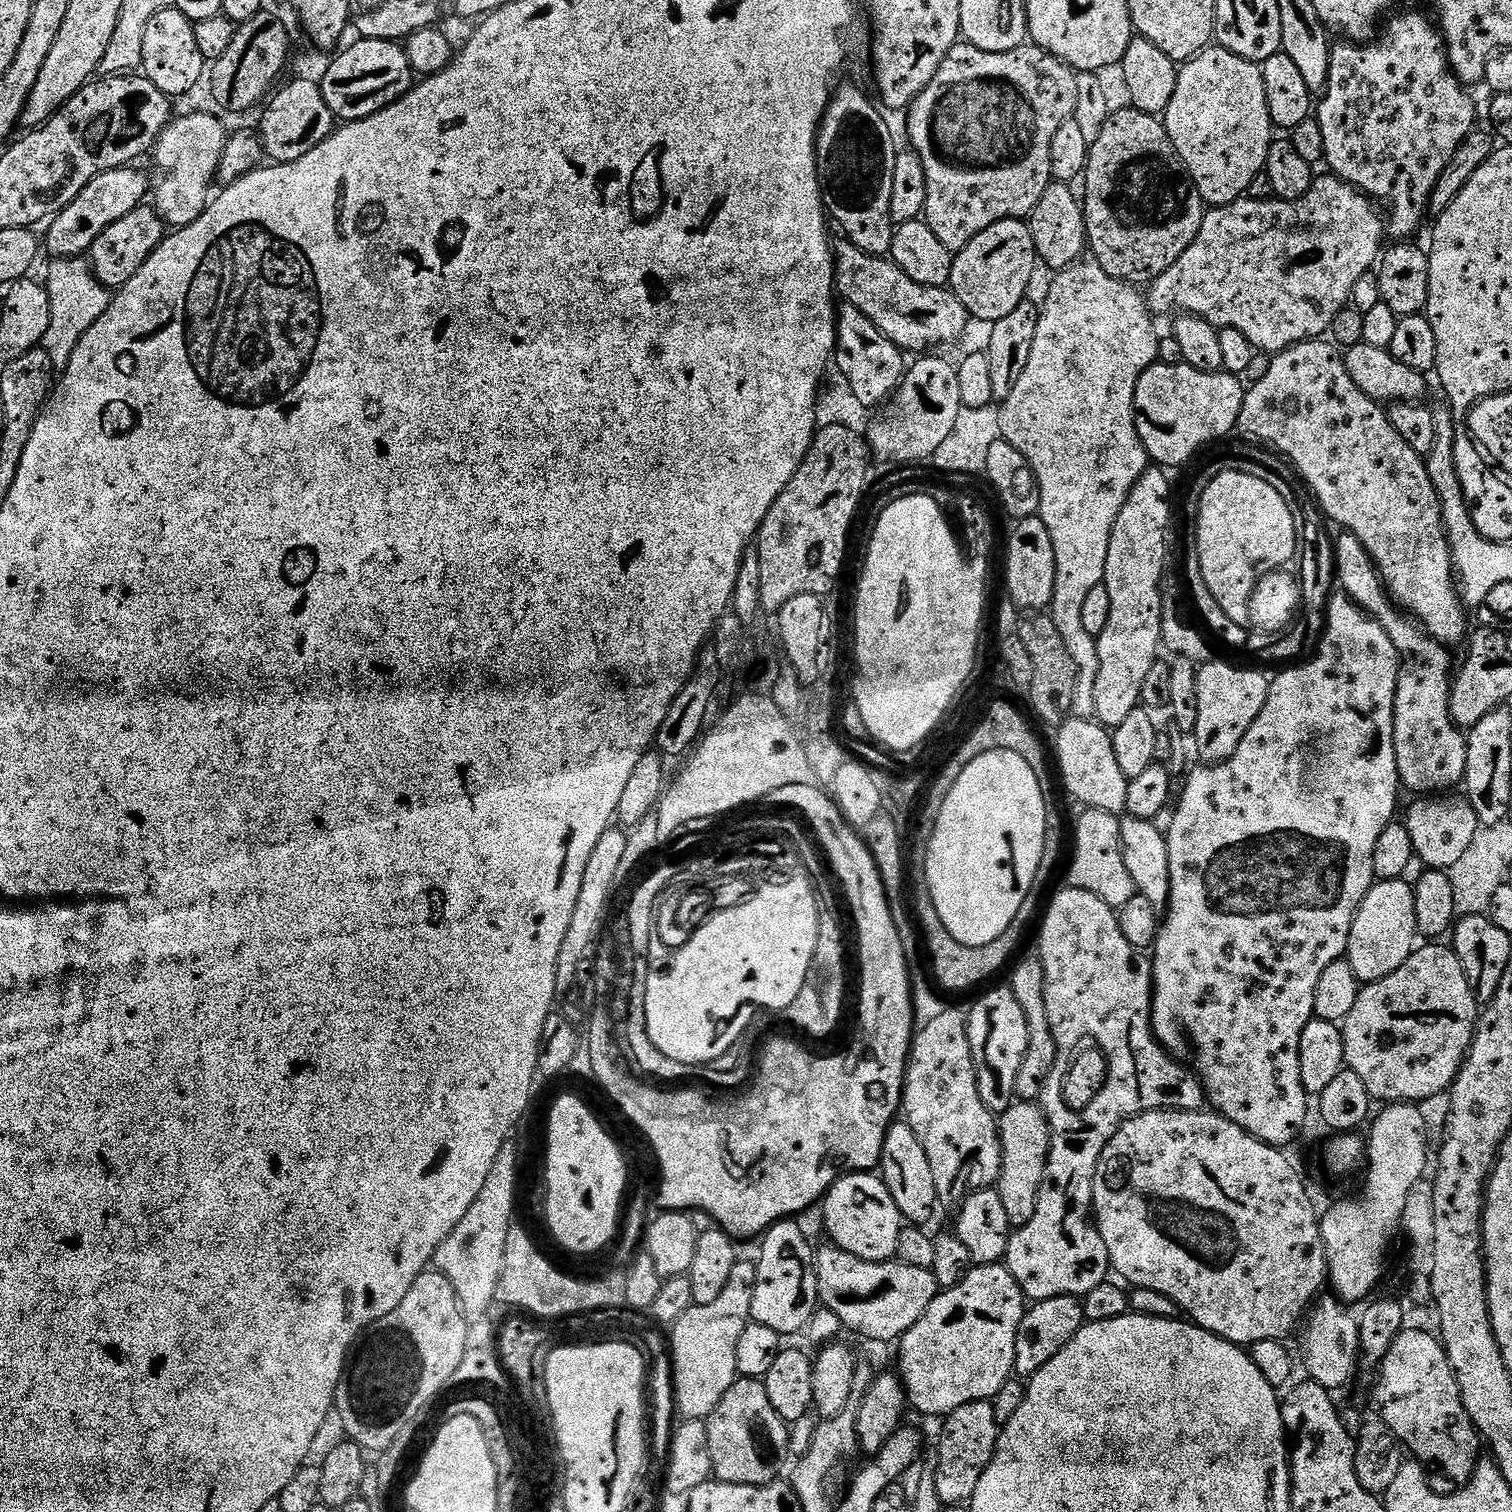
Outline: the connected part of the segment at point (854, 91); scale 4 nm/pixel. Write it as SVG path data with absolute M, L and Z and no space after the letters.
M844 84L835 89L832 93L832 99L826 111L824 111L824 120L820 123L820 135L816 138L816 161L820 167L820 183L822 191L826 197L827 203L830 205L830 216L833 221L840 223L840 228L844 231L843 235L854 246L858 246L858 250L862 250L868 256L887 257L892 251L892 243L896 237L896 229L898 227L895 220L892 219L892 199L894 198L894 170L892 169L894 160L897 155L896 140L892 137L892 128L884 121L885 113L878 107L877 101L867 96L860 88L855 88L852 84Z

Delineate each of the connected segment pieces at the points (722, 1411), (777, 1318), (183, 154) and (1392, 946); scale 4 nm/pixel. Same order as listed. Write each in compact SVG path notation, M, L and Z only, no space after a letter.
M737 1378L726 1390L722 1402L708 1417L708 1441L710 1442L710 1458L715 1479L742 1486L766 1486L781 1479L784 1459L788 1456L788 1428L789 1425L780 1417L778 1410L770 1403L770 1394L766 1394L763 1379L749 1380Z
M796 1222L772 1225L763 1233L760 1242L760 1260L755 1261L756 1285L752 1287L751 1323L770 1326L770 1330L778 1330L782 1338L788 1338L795 1332L803 1333L821 1307L814 1244L804 1237Z
M188 112L185 116L179 116L169 121L157 138L154 149L157 162L168 168L164 181L157 188L155 185L154 207L157 212L166 214L167 223L173 229L198 222L198 218L202 218L208 209L213 195L212 180L214 184L230 139L230 128L212 112Z
M1402 879L1373 883L1372 889L1360 904L1354 926L1350 930L1346 959L1356 977L1364 984L1373 984L1376 980L1394 974L1398 966L1412 957L1417 944L1415 887Z

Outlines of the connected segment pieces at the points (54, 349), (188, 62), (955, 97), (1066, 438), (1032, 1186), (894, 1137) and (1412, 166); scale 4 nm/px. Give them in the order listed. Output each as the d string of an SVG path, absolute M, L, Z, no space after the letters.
M56 258L51 262L53 264L48 268L48 280L46 279L50 298L50 330L46 330L43 347L47 348L50 358L57 366L64 366L82 342L86 330L90 330L90 326L94 326L94 322L98 322L102 314L106 314L110 292L96 277L87 259Z
M178 7L158 10L154 18L150 18L150 26L146 28L144 39L143 75L147 76L158 90L162 90L169 98L184 96L196 88L196 83L204 76L204 56L196 37L196 26L193 20Z
M967 42L953 46L950 54L944 59L944 64L938 70L938 74L934 74L930 86L926 86L926 90L922 90L922 94L918 94L918 98L906 112L908 136L912 139L911 147L920 155L928 180L928 200L924 204L923 215L926 217L927 224L938 234L940 241L950 251L954 254L961 252L970 241L978 238L978 234L982 234L982 230L994 226L994 222L1024 220L1031 217L1038 202L1042 202L1042 194L1046 194L1049 184L1053 183L1051 146L1062 122L1073 119L1076 115L1080 82L1081 77L1078 75L1077 69L1059 56L1054 55L1053 52L1041 48L1035 42L1025 42L1022 46L1005 52L987 52Z
M1088 258L1083 262L1071 264L1066 269L1057 271L1052 280L1052 285L1048 288L1048 297L1040 308L1040 321L1038 322L1038 334L1034 334L1034 347L1030 350L1030 362L1026 362L1026 370L1018 378L1018 382L1010 390L1010 394L999 405L1000 412L1000 436L1010 442L1018 449L1027 460L1032 463L1032 468L1036 471L1036 479L1040 482L1040 511L1046 526L1052 535L1054 542L1054 554L1056 555L1056 582L1052 602L1050 605L1050 615L1052 621L1058 626L1062 638L1066 641L1066 650L1070 650L1070 658L1074 658L1074 666L1078 666L1078 682L1076 683L1076 697L1072 703L1075 715L1080 718L1092 718L1096 715L1096 683L1098 682L1098 650L1096 649L1096 637L1086 632L1086 625L1082 622L1082 606L1086 603L1086 598L1090 595L1090 590L1094 586L1104 583L1106 574L1106 556L1110 554L1110 540L1112 531L1118 522L1118 516L1122 514L1122 506L1126 506L1126 498L1130 498L1130 492L1142 474L1150 467L1150 457L1142 438L1138 434L1136 425L1136 387L1138 378L1151 364L1157 363L1160 356L1160 336L1156 333L1154 313L1148 307L1145 293L1139 287L1133 286L1123 280L1115 280L1102 266L1097 264L1095 259Z
M1017 1102L1010 1110L999 1113L1000 1145L1002 1146L1002 1170L998 1191L1006 1218L1010 1218L1013 1229L1026 1226L1034 1218L1038 1206L1038 1194L1046 1174L1048 1155L1052 1149L1052 1132L1048 1129L1048 1117L1036 1102Z
M895 1121L887 1132L881 1156L880 1177L893 1195L905 1221L914 1226L927 1225L926 1222L934 1214L934 1208L938 1206L937 1187L934 1185L934 1172L930 1167L926 1150L907 1121Z
M1397 11L1395 15L1383 25L1383 28L1385 27L1384 33L1382 33L1383 28L1379 33L1379 36L1381 35L1381 44L1376 44L1377 42L1343 42L1344 44L1338 44L1338 42L1336 42L1331 45L1328 84L1318 100L1318 119L1321 124L1322 135L1325 139L1324 160L1326 164L1332 167L1329 169L1331 169L1335 175L1347 180L1349 184L1353 184L1353 186L1360 189L1365 196L1369 198L1381 196L1381 198L1388 203L1388 216L1386 212L1387 235L1391 237L1393 241L1408 242L1415 237L1412 235L1423 226L1424 219L1430 216L1431 195L1434 194L1435 184L1438 182L1439 176L1446 170L1446 166L1448 166L1451 159L1454 158L1454 154L1460 144L1463 143L1468 135L1473 133L1477 124L1476 104L1472 101L1471 94L1468 93L1471 91L1465 87L1453 71L1450 63L1450 53L1439 27L1437 27L1433 21L1431 24L1420 12L1399 12L1400 11Z

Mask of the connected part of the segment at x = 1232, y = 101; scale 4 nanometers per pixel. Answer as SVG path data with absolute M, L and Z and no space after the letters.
M1205 48L1179 69L1174 98L1162 113L1162 119L1189 176L1209 205L1232 204L1241 199L1254 178L1265 171L1274 139L1274 125L1259 63L1242 58L1228 48Z

